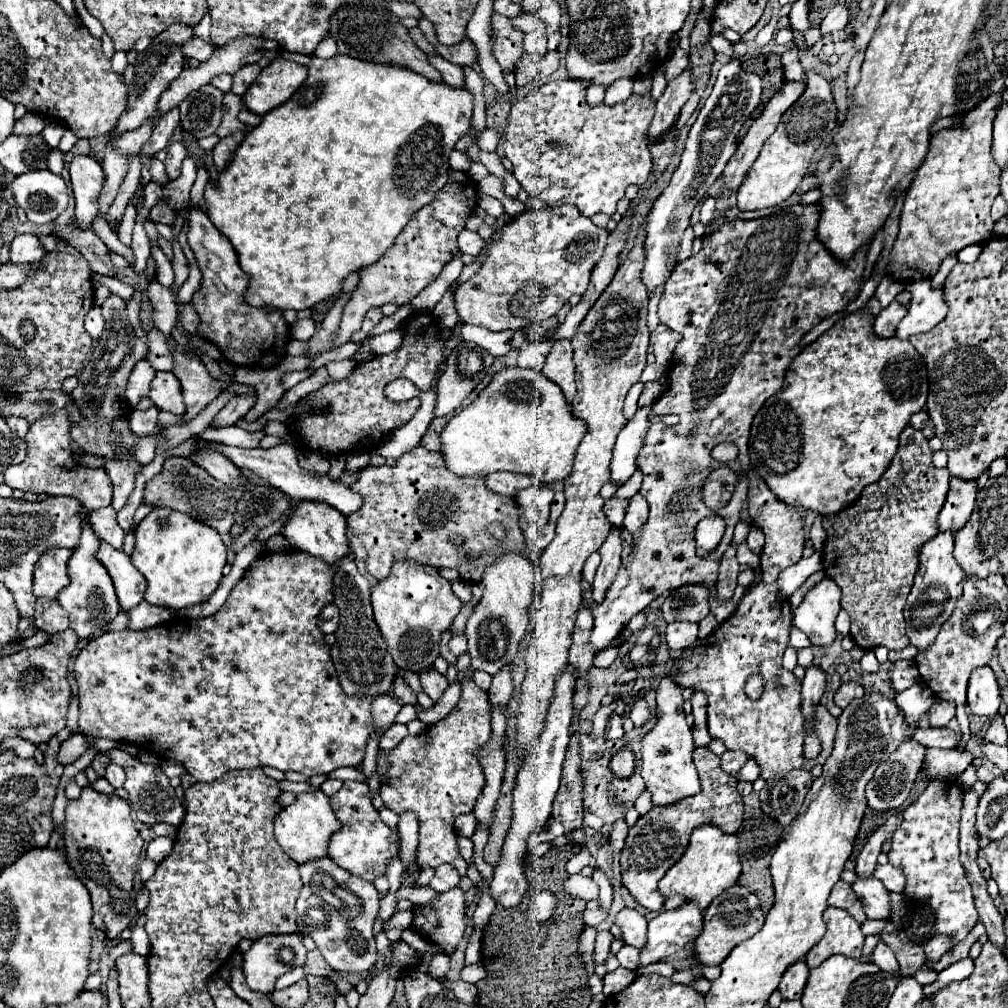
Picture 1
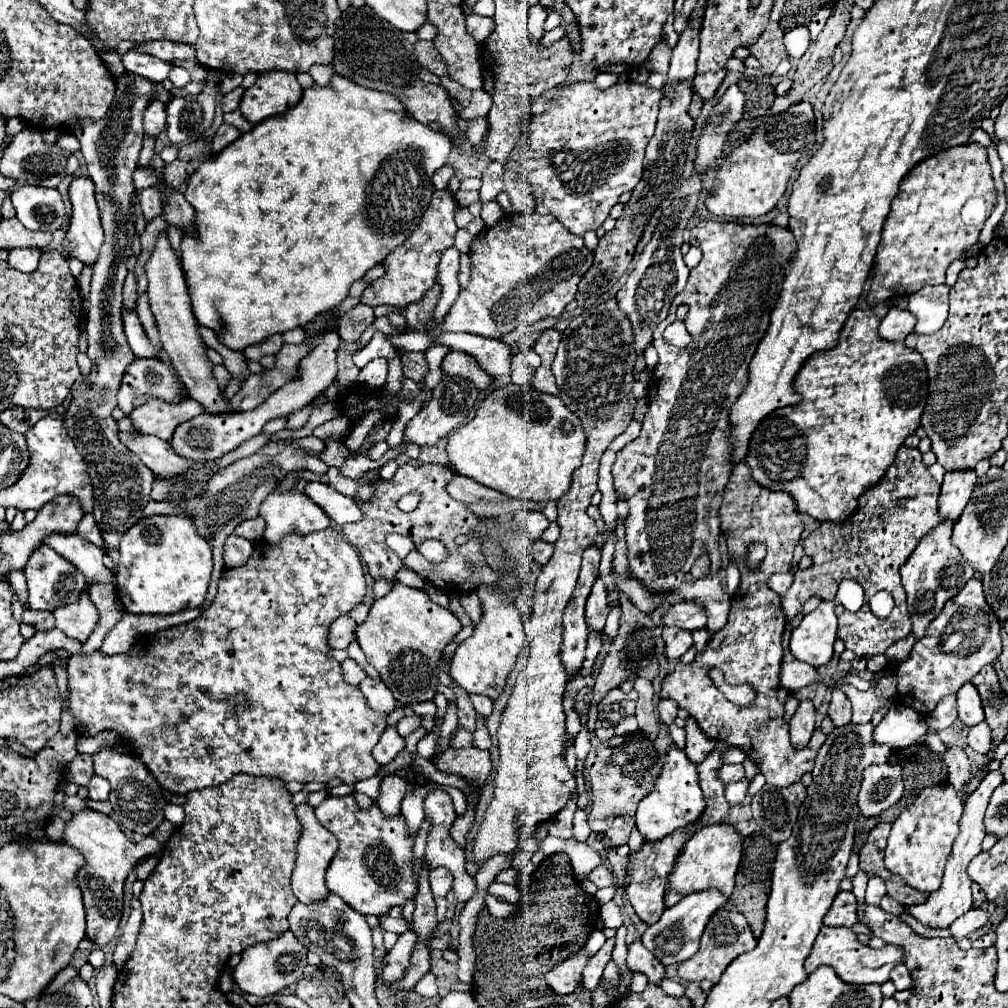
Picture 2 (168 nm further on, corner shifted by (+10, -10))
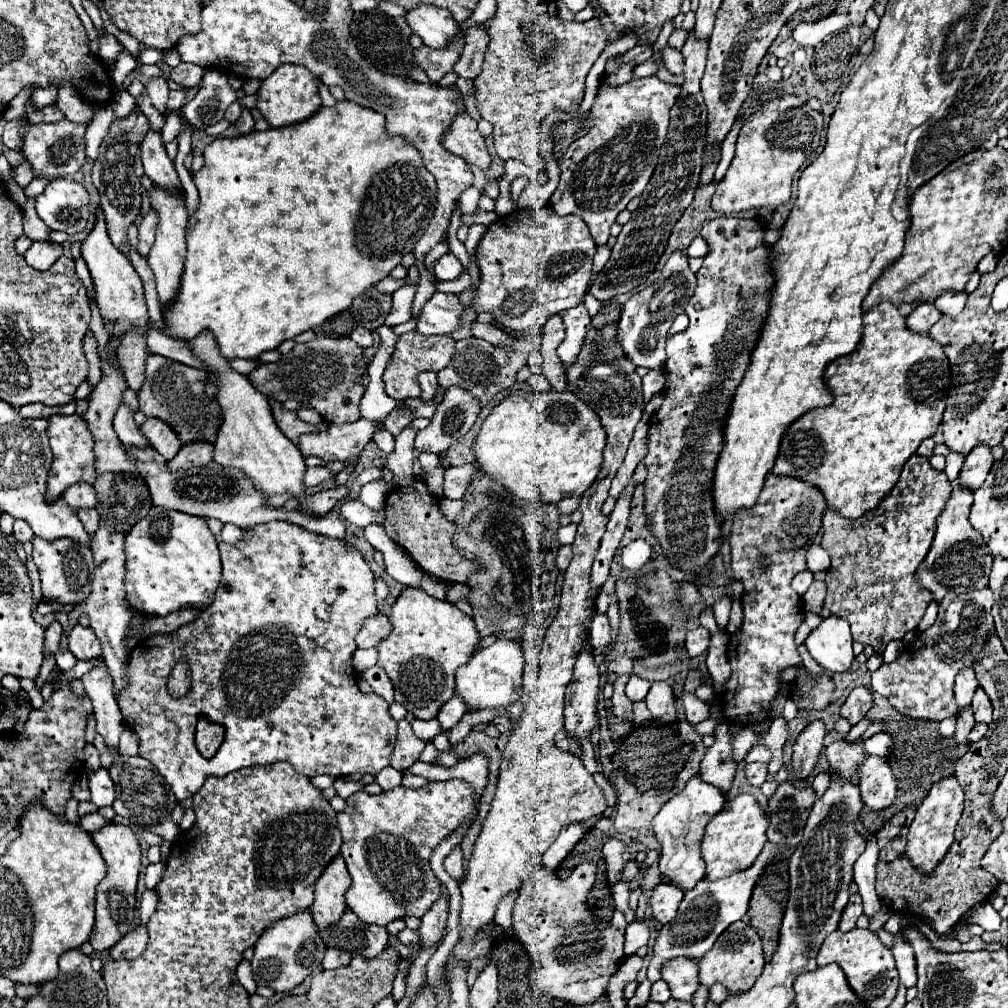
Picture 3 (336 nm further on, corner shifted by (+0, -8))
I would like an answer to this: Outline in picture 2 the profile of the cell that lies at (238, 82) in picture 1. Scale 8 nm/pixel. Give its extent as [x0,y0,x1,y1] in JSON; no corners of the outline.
[221,87,243,113]

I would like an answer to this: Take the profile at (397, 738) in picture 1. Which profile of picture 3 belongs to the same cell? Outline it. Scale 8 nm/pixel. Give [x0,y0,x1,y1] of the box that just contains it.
[391,718,425,771]

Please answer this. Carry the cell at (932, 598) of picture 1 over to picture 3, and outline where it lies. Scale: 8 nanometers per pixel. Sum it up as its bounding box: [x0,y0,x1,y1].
[917,483,993,601]

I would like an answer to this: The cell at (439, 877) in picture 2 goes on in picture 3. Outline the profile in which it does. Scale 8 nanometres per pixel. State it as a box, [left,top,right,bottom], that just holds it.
[445,845,463,881]

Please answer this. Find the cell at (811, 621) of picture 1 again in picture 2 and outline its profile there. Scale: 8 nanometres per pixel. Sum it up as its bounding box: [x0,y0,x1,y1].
[791,601,837,667]

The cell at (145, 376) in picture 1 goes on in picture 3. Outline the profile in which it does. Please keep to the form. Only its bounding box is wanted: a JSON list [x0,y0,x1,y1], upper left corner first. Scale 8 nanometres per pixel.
[139,355,223,445]

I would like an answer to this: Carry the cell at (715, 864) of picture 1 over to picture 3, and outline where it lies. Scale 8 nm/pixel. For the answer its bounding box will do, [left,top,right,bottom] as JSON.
[703,793,769,881]

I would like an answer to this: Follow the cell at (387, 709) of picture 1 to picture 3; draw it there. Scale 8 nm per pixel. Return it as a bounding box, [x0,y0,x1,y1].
[363,665,393,703]

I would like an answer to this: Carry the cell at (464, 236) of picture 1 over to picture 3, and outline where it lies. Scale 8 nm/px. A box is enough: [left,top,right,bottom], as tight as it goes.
[433,253,463,281]

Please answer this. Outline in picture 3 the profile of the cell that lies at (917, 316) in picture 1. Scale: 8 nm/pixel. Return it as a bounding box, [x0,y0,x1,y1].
[935,291,967,317]

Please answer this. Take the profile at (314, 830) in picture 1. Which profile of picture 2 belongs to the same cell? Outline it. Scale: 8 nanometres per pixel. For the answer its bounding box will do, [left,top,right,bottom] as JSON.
[291,805,339,901]

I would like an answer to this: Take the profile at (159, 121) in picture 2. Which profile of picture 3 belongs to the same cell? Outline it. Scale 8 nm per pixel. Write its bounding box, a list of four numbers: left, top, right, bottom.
[145,77,169,113]

